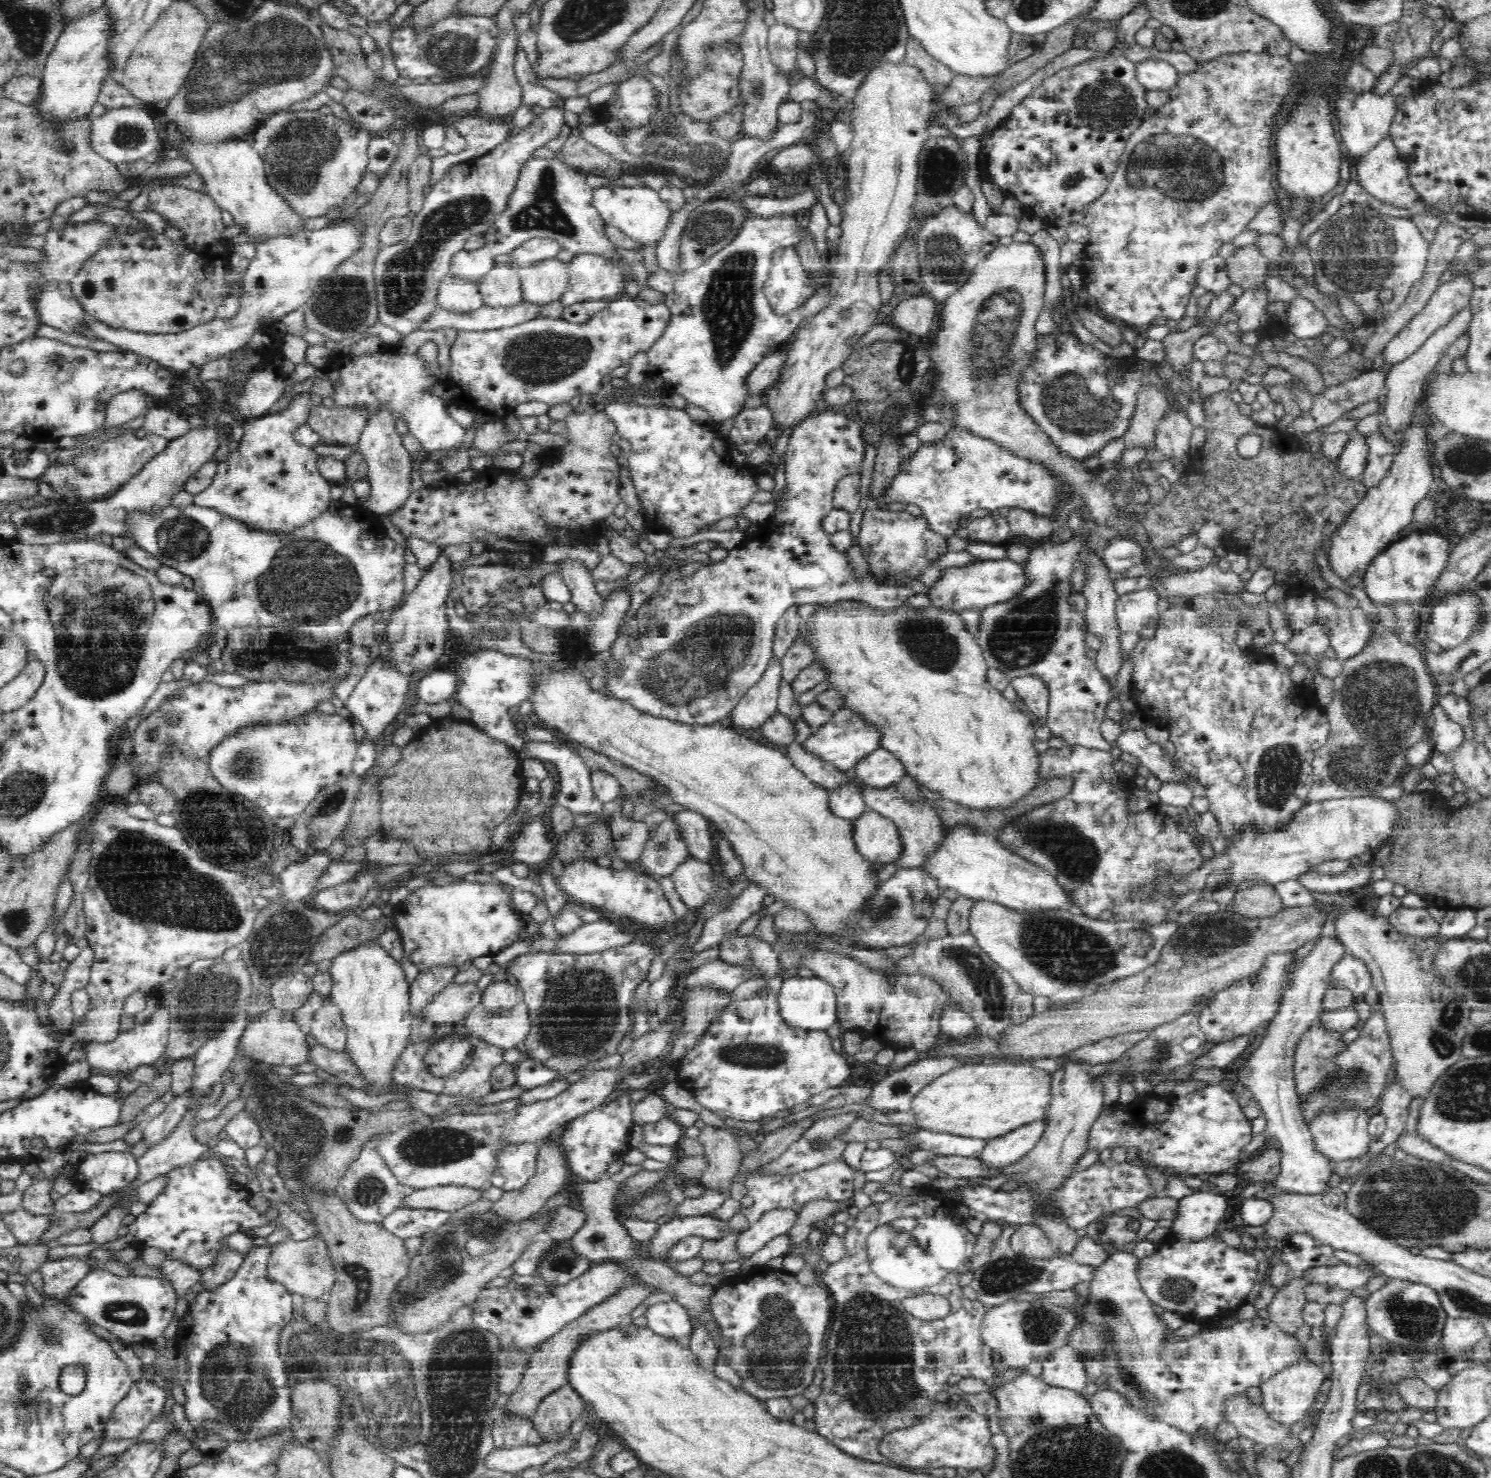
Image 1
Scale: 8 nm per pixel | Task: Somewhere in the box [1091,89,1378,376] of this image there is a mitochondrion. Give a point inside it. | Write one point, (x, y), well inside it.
(1166, 169)

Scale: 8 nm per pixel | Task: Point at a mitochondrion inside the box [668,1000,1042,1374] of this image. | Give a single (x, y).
(920, 1241)

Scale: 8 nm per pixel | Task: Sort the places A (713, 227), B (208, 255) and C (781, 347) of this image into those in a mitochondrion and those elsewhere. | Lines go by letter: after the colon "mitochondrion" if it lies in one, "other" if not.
A: mitochondrion
B: other
C: other

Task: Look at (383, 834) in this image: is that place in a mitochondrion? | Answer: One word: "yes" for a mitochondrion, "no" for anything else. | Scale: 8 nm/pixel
no

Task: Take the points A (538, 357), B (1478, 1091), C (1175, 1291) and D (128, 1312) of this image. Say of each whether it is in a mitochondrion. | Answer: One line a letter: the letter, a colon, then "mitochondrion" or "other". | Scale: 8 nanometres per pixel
A: mitochondrion
B: mitochondrion
C: mitochondrion
D: mitochondrion

